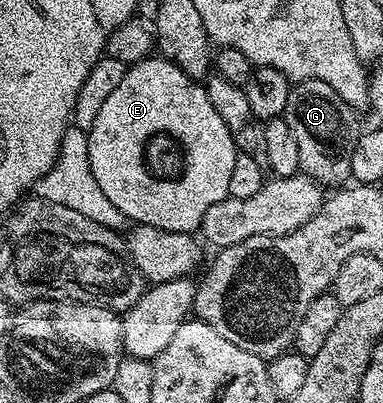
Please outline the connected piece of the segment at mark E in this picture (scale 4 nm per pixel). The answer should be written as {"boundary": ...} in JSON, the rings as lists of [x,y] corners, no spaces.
{"boundary":[[[161,57],[142,59],[127,66],[120,85],[116,85],[115,91],[104,101],[104,106],[100,108],[100,113],[96,113],[96,121],[92,121],[92,129],[88,133],[88,161],[92,165],[92,177],[96,177],[96,185],[100,185],[104,197],[108,197],[108,201],[112,201],[112,205],[116,205],[116,209],[120,209],[120,213],[124,213],[131,224],[143,223],[169,231],[194,233],[201,228],[204,213],[208,213],[212,205],[227,199],[228,180],[232,177],[232,165],[236,165],[239,154],[238,146],[232,141],[232,133],[228,133],[228,125],[220,118],[220,113],[216,113],[212,101],[208,101],[205,86],[199,80],[186,76],[184,69],[180,69],[172,61]]]}

